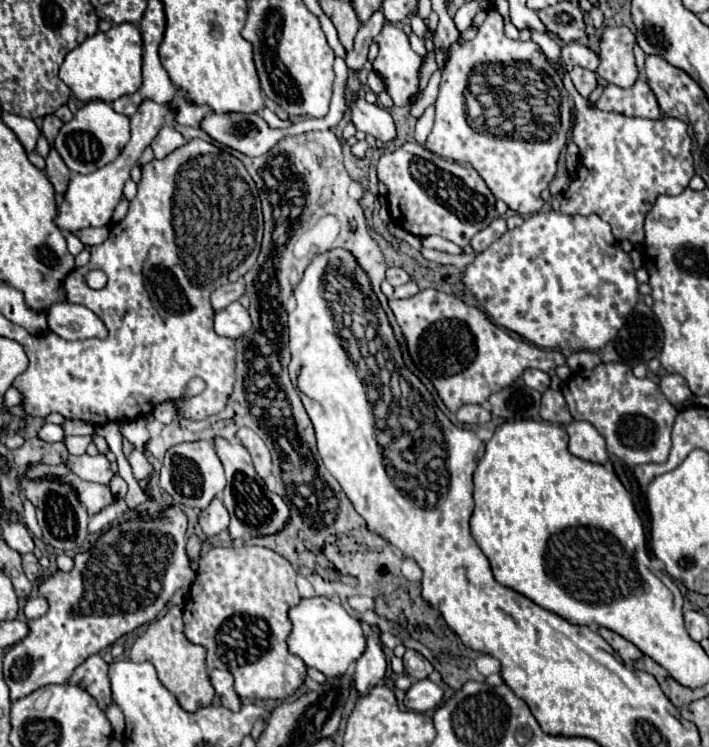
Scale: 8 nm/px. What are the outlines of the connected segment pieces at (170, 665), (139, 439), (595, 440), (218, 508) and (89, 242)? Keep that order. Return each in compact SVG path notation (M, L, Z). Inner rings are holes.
M178 606L170 608L162 618L152 622L148 626L148 632L140 636L132 650L130 650L132 662L152 662L160 682L176 696L178 704L186 712L196 712L202 706L208 706L214 698L212 684L208 680L208 670L204 664L204 648L188 644L184 636L184 624L182 624L182 610Z
M136 418L136 420L126 420L120 424L122 426L122 434L124 438L130 438L130 442L134 442L134 446L138 448L144 448L150 440L148 436L148 428L144 424L142 418Z
M570 422L564 426L564 430L570 436L570 452L578 458L590 460L590 462L600 462L604 464L608 460L606 444L604 438L598 434L598 430L590 422Z
M216 498L208 508L200 512L200 526L208 538L222 534L228 528L228 522L230 522L230 516L220 498Z
M84 228L80 232L76 232L76 236L84 242L84 246L96 246L102 244L108 238L108 228Z

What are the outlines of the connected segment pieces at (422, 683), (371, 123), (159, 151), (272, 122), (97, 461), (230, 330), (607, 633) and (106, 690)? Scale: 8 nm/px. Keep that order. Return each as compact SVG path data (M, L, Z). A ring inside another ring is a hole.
M426 678L412 684L412 688L406 692L404 704L414 712L428 712L438 708L442 704L442 698L444 698L444 690Z
M358 96L354 98L354 104L350 110L352 110L352 124L358 130L374 136L376 140L382 140L388 146L394 142L396 130L392 122L388 124L388 110L380 106L372 106Z
M164 126L160 132L158 132L158 136L156 136L156 140L152 140L152 150L154 150L154 158L164 158L164 156L168 156L168 152L172 152L172 150L176 150L178 146L182 146L182 144L186 144L186 140L184 140L184 136L178 132L178 130L174 130L172 126Z
M264 107L260 113L262 113L262 117L272 128L287 128L293 124L289 119L285 121L279 119L276 114L267 107Z
M88 454L68 456L66 464L76 476L80 476L82 480L88 480L88 482L108 484L110 478L114 476L114 472L110 470L110 462L104 454L98 454L98 456L88 456Z
M232 302L228 308L216 312L214 316L214 330L220 336L238 340L252 328L250 314L240 302Z
M598 628L598 632L600 632L600 636L620 654L620 658L622 658L626 664L632 664L632 662L636 662L636 660L640 660L640 658L644 656L632 642L624 640L620 634L616 634L616 632L608 630L608 628Z
M94 654L88 660L84 660L74 670L74 674L70 676L68 682L70 684L78 684L86 692L90 692L98 700L100 708L104 708L104 710L112 702L110 680L108 680L108 664L102 660L100 654Z

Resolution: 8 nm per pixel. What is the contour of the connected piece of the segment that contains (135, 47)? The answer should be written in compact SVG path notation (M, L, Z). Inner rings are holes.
M126 22L112 26L108 32L96 32L66 54L60 64L60 78L82 102L114 102L120 96L134 94L142 84L142 36L138 26Z

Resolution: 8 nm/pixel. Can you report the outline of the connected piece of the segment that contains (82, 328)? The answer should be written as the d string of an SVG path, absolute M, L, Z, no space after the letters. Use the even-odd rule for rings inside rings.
M58 302L48 310L48 326L64 340L82 340L92 336L106 336L102 320L80 304Z

